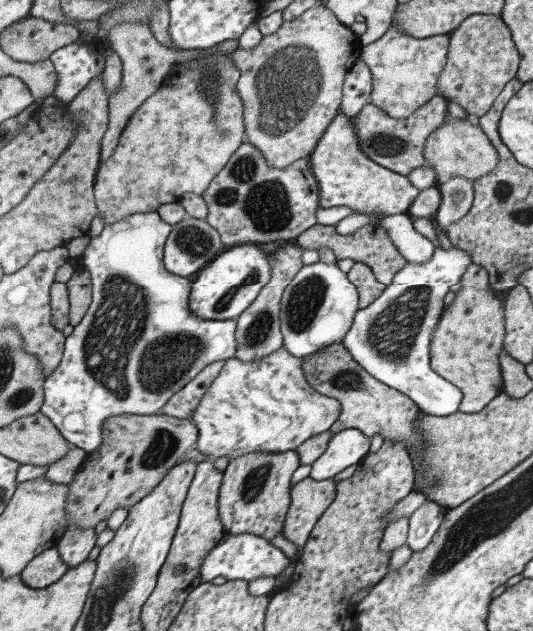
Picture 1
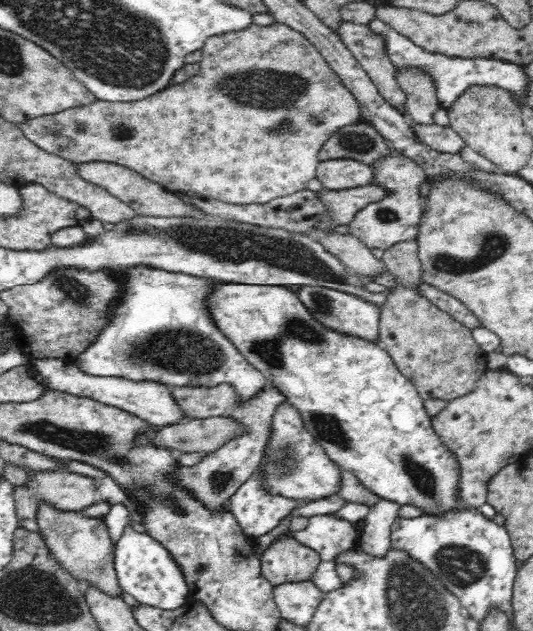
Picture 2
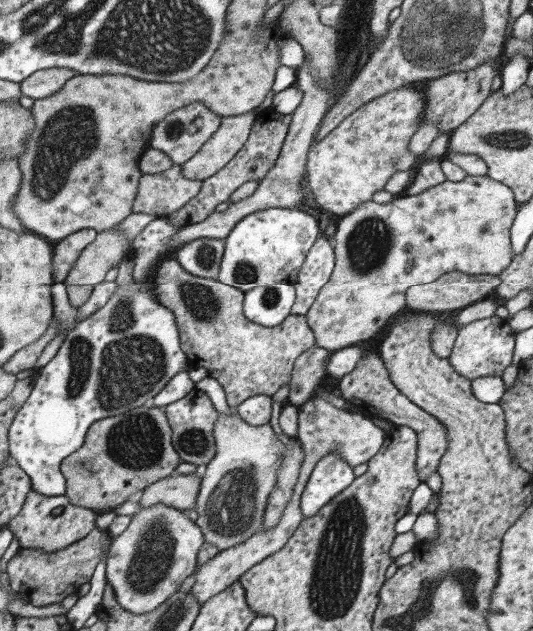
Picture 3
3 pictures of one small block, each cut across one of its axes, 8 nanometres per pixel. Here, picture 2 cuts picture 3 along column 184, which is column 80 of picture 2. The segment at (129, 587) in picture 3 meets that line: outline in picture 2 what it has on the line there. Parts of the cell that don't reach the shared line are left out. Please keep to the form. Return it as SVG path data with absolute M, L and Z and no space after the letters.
M38 504L34 520L38 522L38 528L42 532L40 538L46 542L52 558L60 568L64 568L64 572L68 572L76 580L86 580L90 586L106 592L108 596L118 598L124 592L114 568L116 544L110 538L108 526L100 518L84 518L78 512L64 512L54 506Z

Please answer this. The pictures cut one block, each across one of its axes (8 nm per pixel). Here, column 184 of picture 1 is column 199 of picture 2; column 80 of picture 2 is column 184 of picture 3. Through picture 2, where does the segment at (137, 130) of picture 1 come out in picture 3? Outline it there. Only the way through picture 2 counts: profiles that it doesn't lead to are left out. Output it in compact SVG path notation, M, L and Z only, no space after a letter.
M195 102L195 104L187 104L171 114L167 114L155 128L153 134L149 138L149 148L153 150L161 150L163 154L167 154L171 158L173 164L185 164L195 152L199 152L199 148L217 132L217 128L221 126L221 116L211 112L205 104Z

